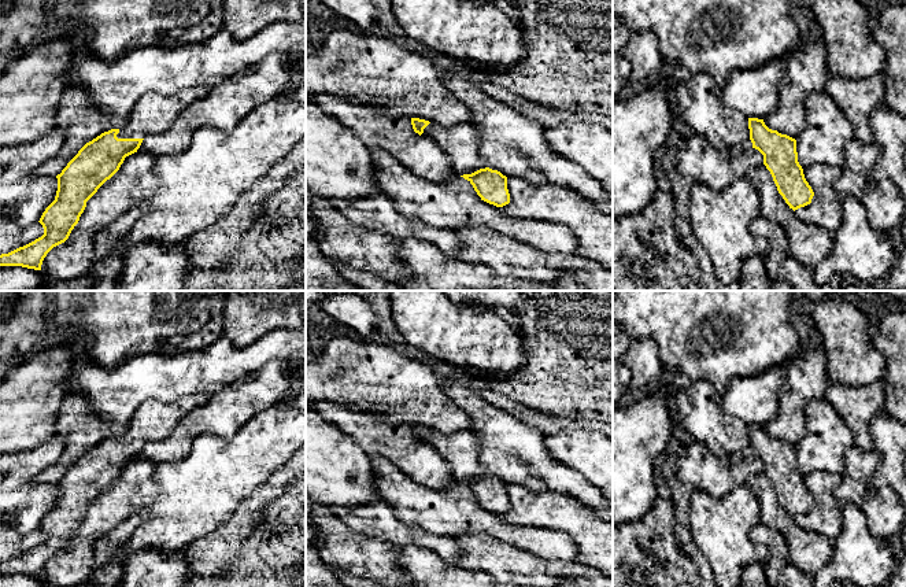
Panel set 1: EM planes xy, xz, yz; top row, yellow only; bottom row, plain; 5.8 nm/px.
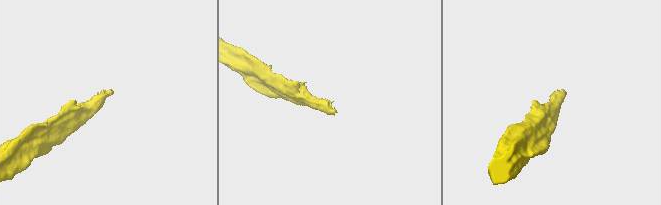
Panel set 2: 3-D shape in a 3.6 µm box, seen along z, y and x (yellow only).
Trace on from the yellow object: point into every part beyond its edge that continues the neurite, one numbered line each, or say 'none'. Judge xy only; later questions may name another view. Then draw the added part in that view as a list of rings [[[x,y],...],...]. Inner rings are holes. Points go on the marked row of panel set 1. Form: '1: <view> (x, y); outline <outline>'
1: xy (154, 113); outline [[[201,89],[182,91],[175,95],[147,92],[134,104],[127,123],[119,129],[118,139],[145,139],[164,132],[177,115],[192,101],[206,95]]]

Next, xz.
1: xz (461, 143); outline [[[430,122],[422,134],[441,148],[456,176],[472,174],[488,167],[480,156],[481,137],[473,123],[463,122],[447,128]]]

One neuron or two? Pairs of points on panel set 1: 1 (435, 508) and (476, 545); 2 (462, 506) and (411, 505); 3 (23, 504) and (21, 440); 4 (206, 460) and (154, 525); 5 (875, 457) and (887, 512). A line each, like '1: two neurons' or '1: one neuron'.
1: two neurons
2: one neuron
3: two neurons
4: one neuron
5: one neuron

